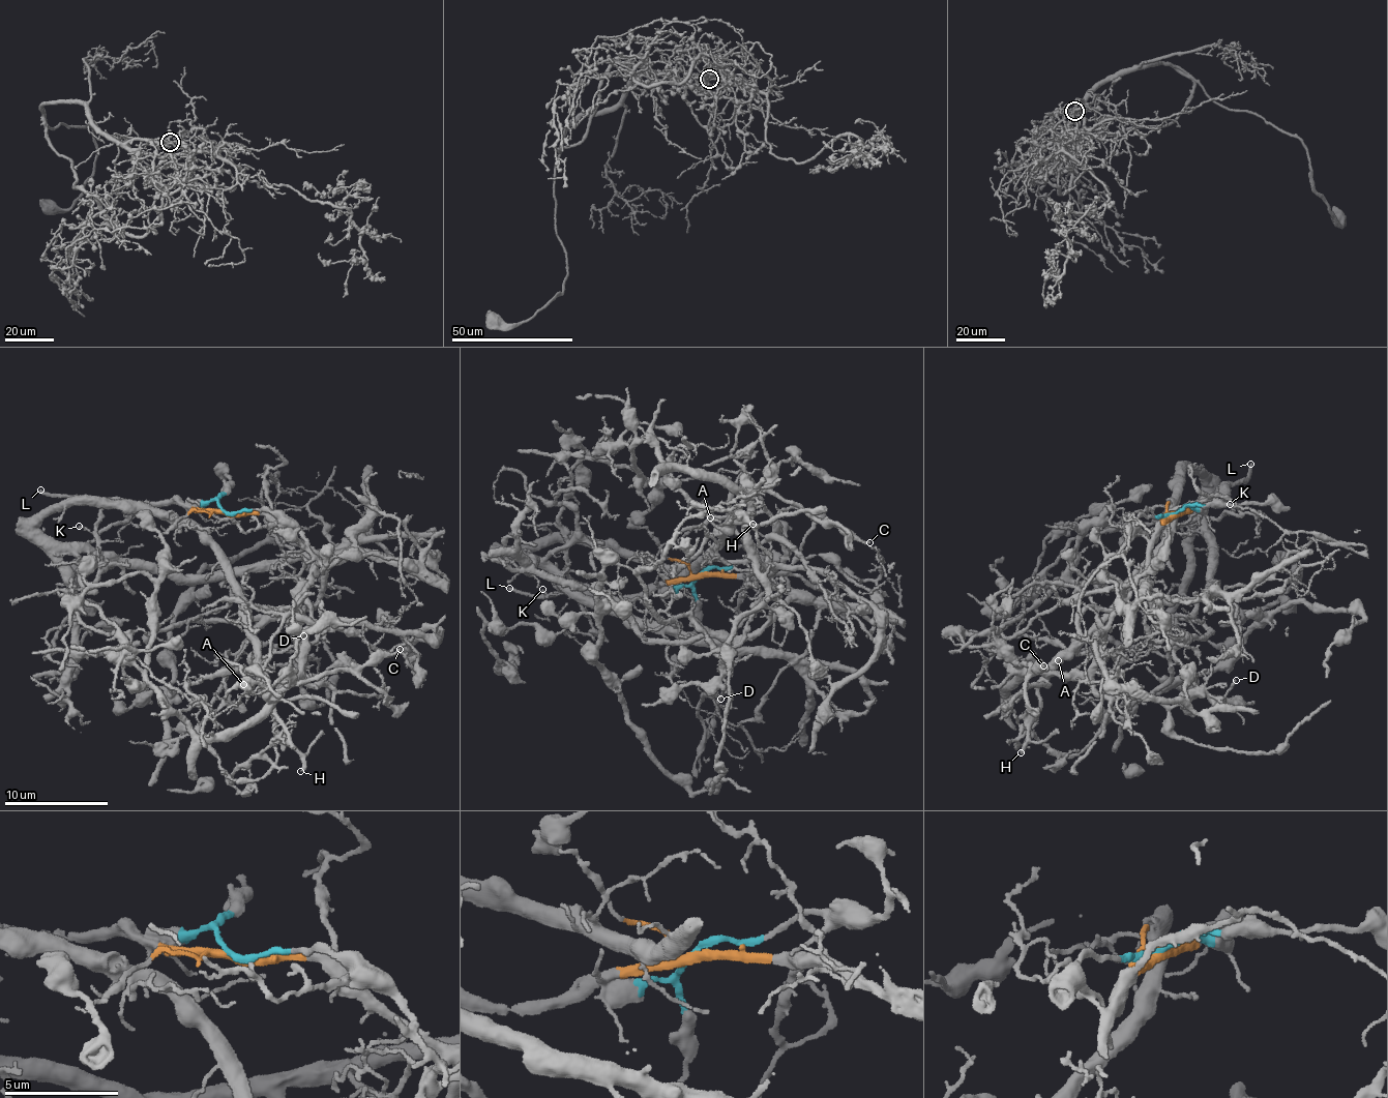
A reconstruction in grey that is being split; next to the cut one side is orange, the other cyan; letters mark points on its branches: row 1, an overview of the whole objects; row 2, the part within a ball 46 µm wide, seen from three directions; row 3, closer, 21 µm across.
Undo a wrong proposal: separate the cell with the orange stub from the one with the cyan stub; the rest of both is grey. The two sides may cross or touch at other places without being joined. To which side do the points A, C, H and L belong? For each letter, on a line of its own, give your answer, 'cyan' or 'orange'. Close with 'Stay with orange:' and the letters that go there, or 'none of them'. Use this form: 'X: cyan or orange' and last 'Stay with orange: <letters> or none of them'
A: cyan
C: cyan
H: cyan
L: orange
Stay with orange: L

